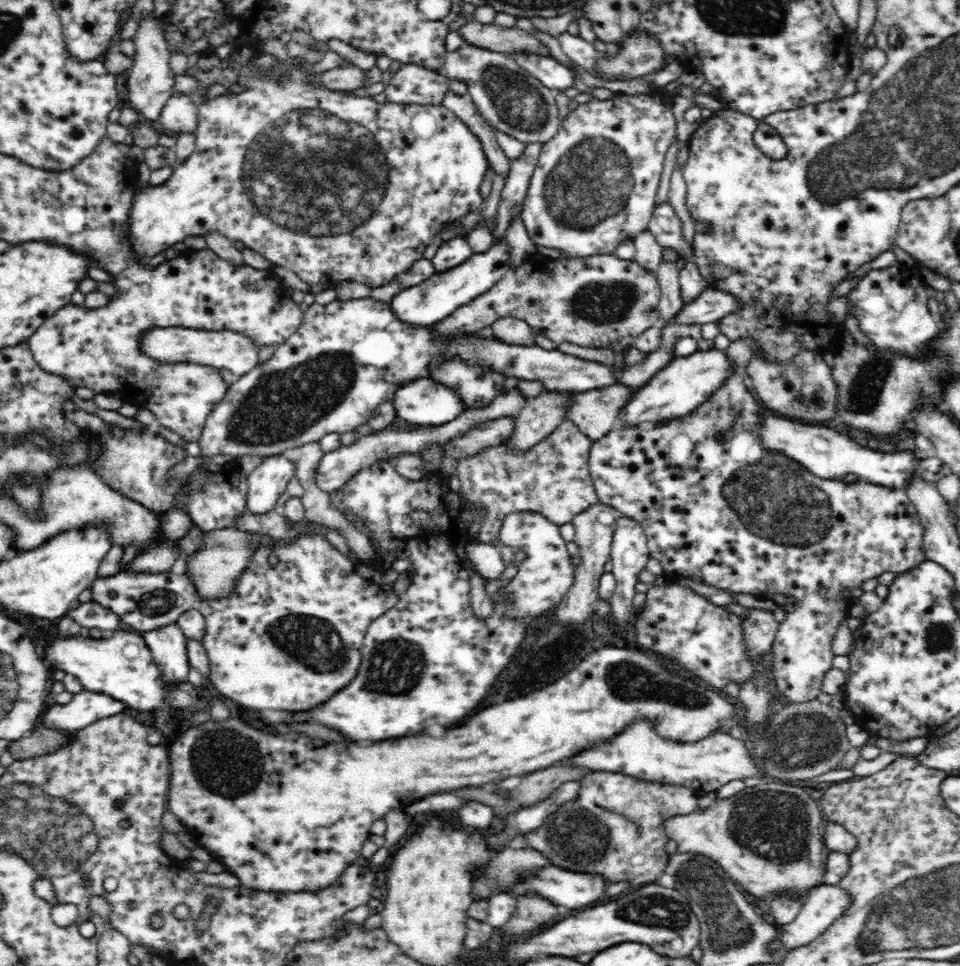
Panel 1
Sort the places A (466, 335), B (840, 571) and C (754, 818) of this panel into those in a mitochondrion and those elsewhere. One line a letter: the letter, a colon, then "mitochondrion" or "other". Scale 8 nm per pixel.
A: other
B: other
C: mitochondrion

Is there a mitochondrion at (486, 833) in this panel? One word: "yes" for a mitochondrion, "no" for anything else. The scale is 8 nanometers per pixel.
no

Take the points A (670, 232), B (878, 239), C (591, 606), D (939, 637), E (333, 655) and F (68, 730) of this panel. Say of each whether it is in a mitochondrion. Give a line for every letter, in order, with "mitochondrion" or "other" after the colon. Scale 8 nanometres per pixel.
A: other
B: other
C: other
D: mitochondrion
E: mitochondrion
F: other

